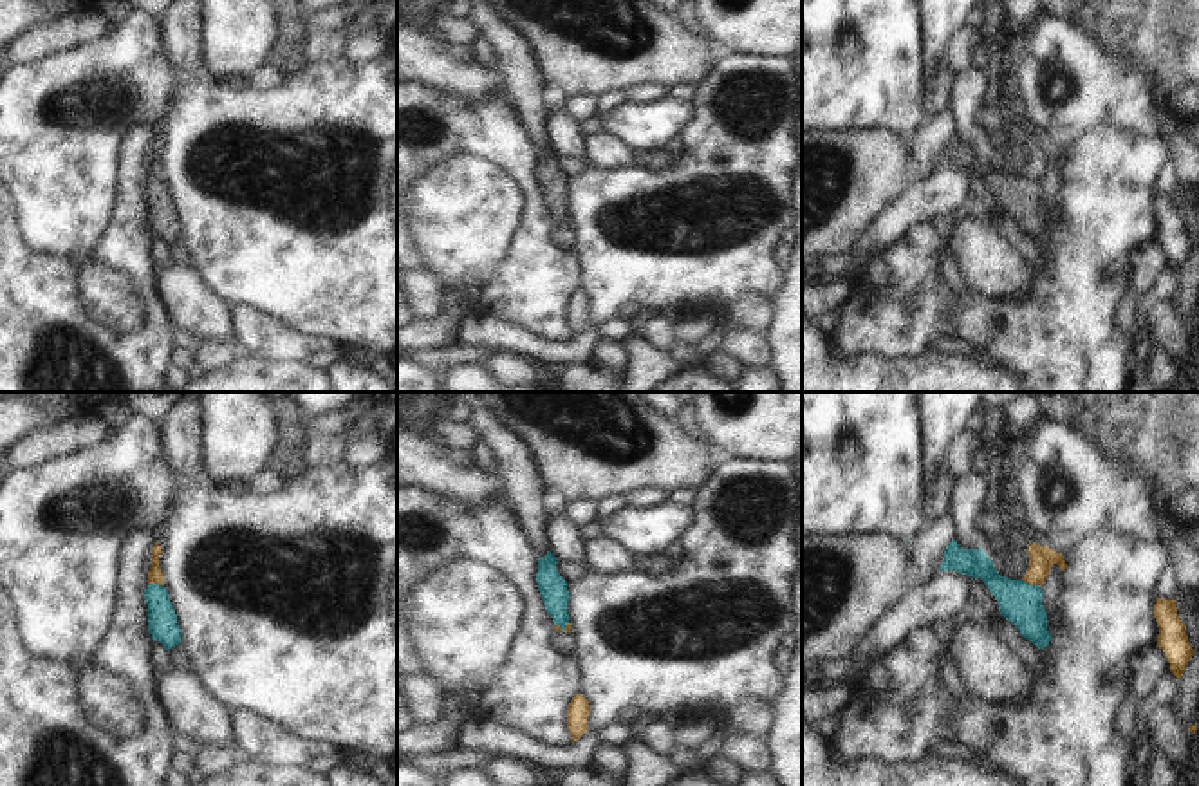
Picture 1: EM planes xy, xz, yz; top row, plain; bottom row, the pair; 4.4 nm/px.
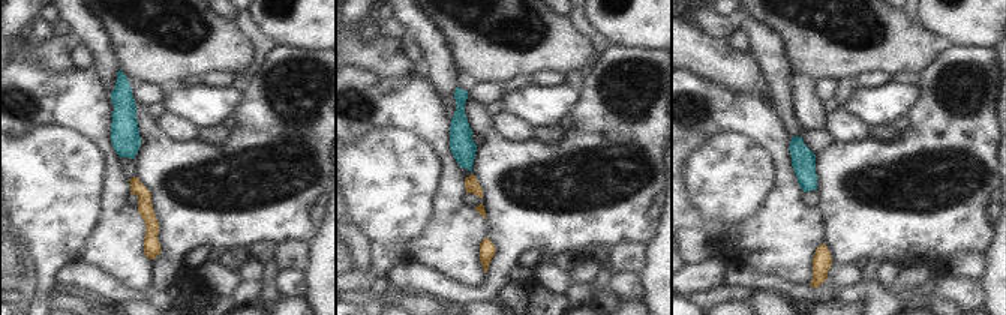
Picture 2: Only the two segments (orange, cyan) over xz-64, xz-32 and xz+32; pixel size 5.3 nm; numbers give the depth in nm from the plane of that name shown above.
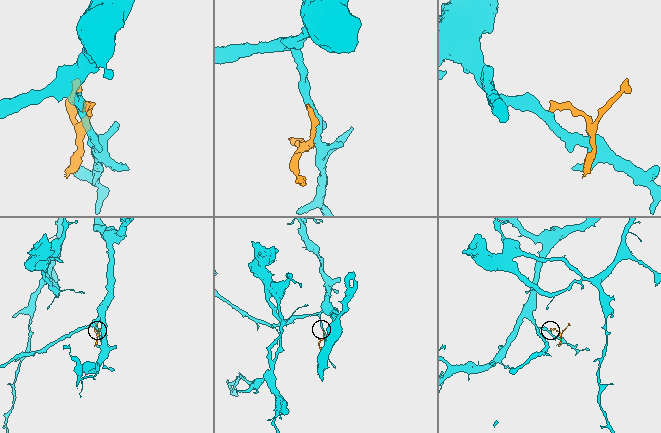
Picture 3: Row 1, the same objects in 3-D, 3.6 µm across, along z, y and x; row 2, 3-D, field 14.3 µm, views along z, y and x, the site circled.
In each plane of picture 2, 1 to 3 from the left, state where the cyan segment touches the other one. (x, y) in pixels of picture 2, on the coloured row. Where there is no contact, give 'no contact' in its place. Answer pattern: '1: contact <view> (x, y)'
1: no contact
2: no contact
3: no contact

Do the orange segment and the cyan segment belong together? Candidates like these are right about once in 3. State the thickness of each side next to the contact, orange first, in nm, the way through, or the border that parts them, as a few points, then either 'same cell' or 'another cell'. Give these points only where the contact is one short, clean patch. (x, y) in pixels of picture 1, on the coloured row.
calibres 110 and 190 nm; border yz (1022, 579), (1040, 588); another cell

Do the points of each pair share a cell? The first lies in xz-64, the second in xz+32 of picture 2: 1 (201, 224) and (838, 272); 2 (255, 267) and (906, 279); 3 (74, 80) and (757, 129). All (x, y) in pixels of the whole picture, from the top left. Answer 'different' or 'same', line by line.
1: different
2: same
3: same

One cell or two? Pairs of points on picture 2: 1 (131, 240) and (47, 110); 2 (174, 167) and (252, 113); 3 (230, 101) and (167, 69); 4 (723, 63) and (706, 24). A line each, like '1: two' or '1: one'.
1: one
2: one
3: two
4: two

